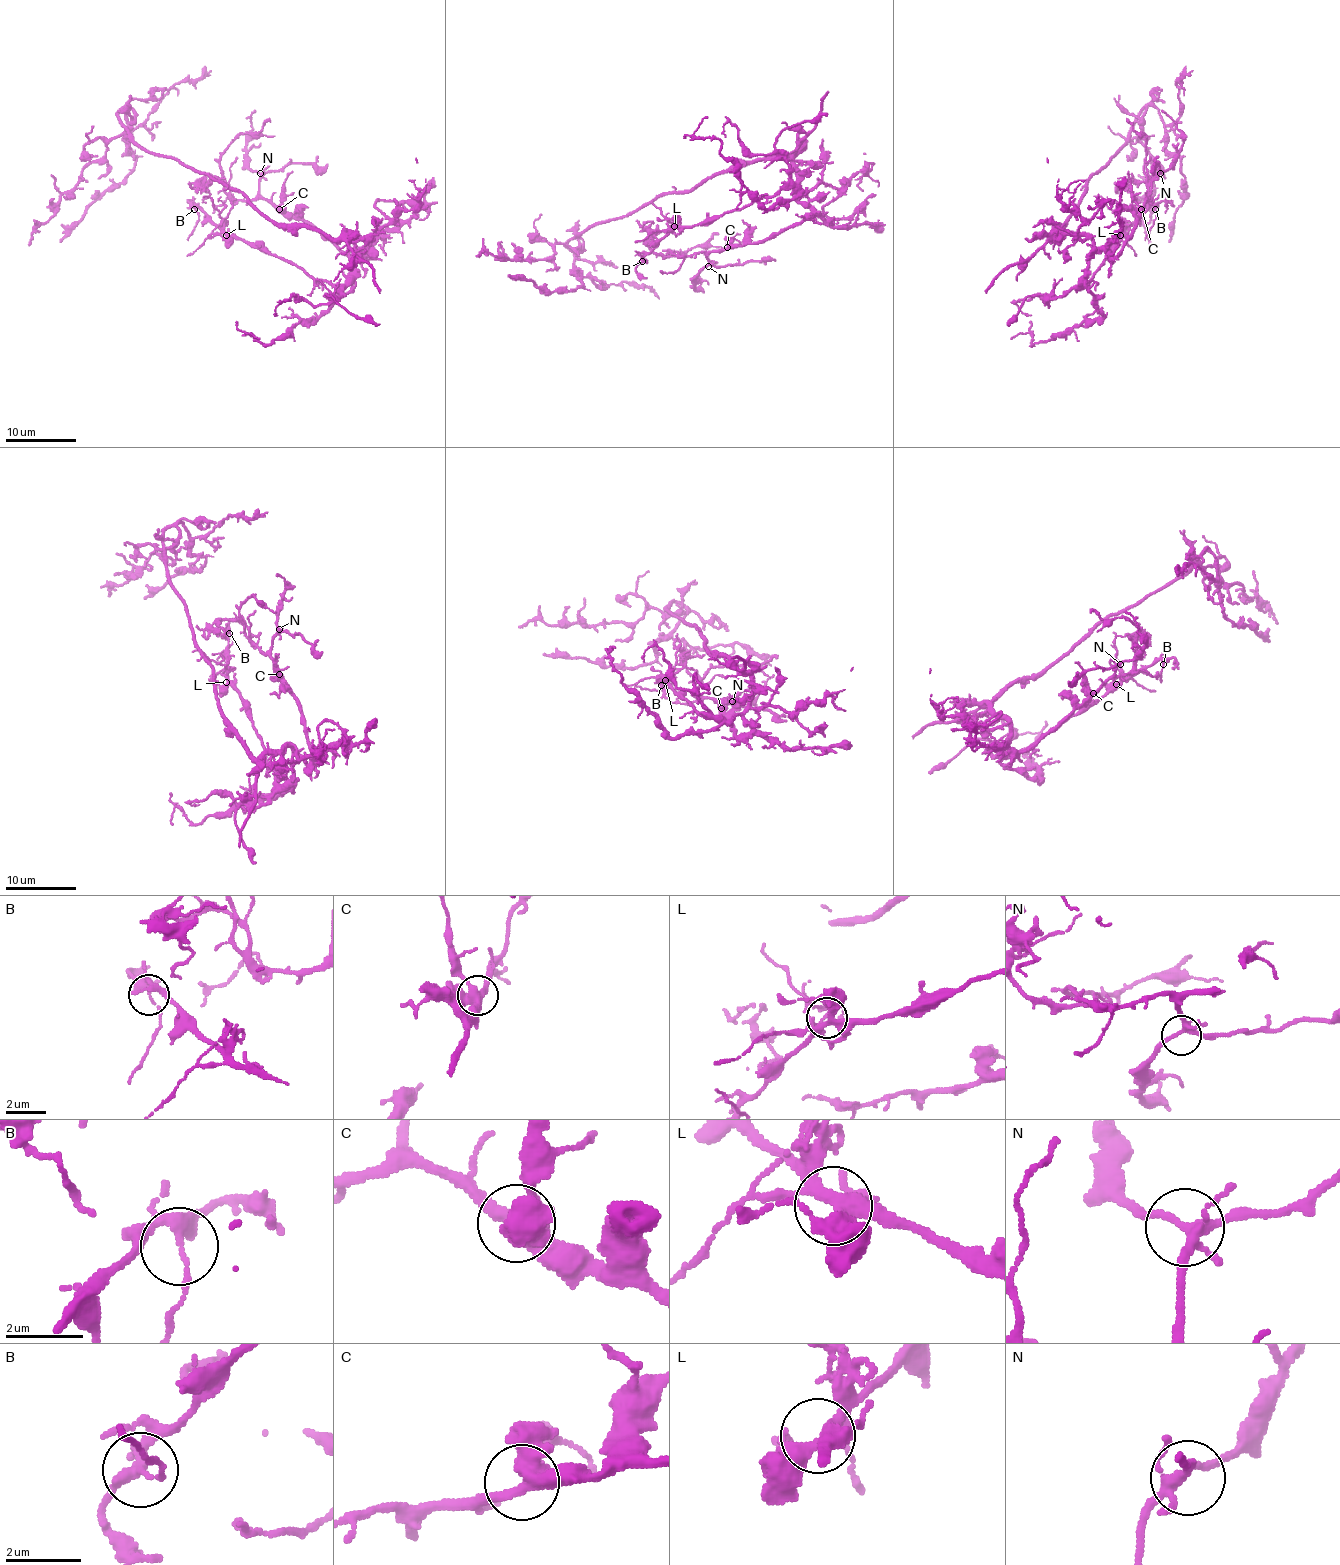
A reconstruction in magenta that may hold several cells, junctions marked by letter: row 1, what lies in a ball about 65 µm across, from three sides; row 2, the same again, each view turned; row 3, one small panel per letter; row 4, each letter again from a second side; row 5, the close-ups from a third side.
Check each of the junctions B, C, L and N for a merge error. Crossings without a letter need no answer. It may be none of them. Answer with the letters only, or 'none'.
none

